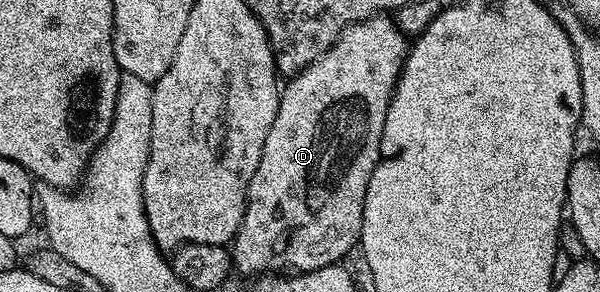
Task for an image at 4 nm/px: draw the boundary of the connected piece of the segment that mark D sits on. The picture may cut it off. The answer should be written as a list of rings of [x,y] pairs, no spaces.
[[[376,16],[366,18],[363,22],[355,22],[343,31],[343,35],[320,56],[313,60],[300,74],[294,75],[291,82],[282,87],[279,96],[277,116],[273,120],[273,128],[269,128],[269,136],[265,136],[265,148],[261,152],[261,164],[257,164],[257,172],[253,172],[253,180],[247,189],[247,207],[239,230],[233,239],[233,266],[243,274],[263,276],[268,272],[306,272],[320,270],[326,266],[333,266],[344,261],[343,257],[359,246],[359,237],[363,227],[363,213],[365,212],[365,192],[369,188],[369,176],[373,176],[375,166],[381,157],[379,149],[385,128],[385,116],[389,112],[391,98],[395,95],[395,85],[399,82],[399,73],[403,71],[403,62],[407,59],[409,49],[408,35],[399,29],[390,17]]]

